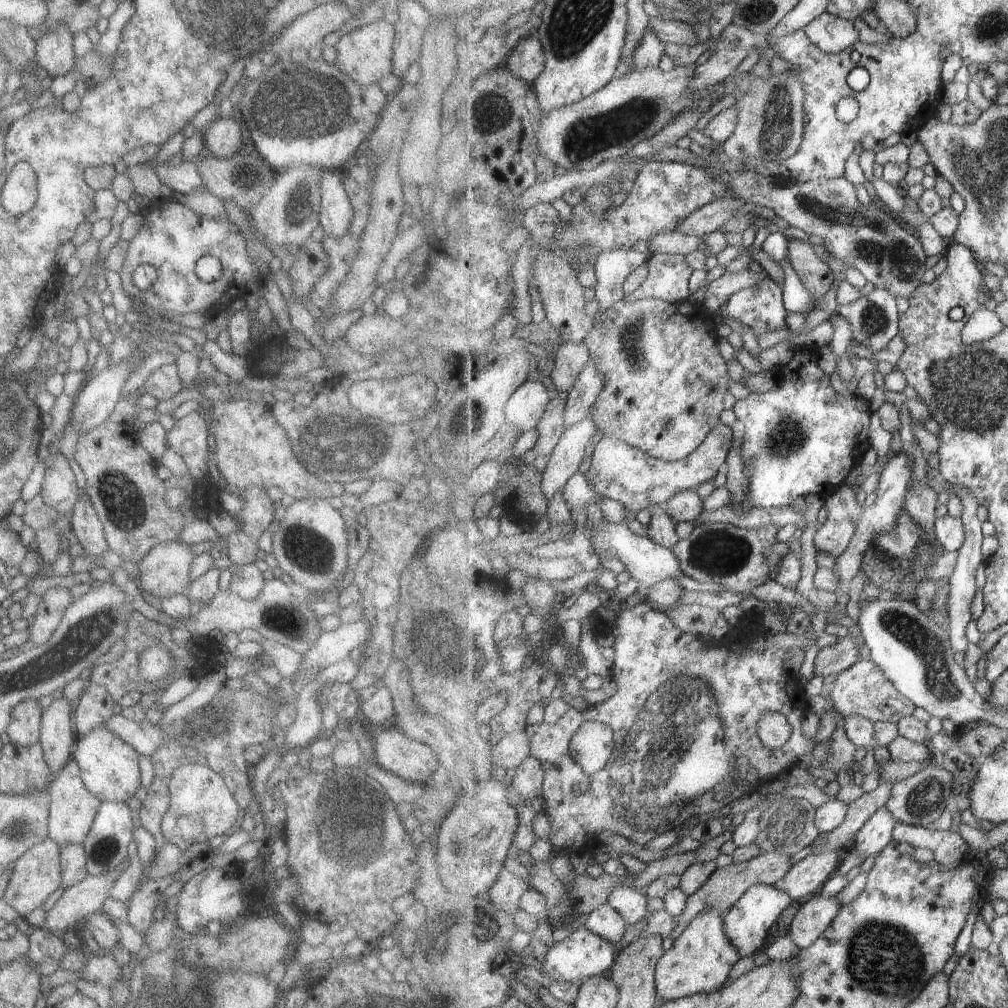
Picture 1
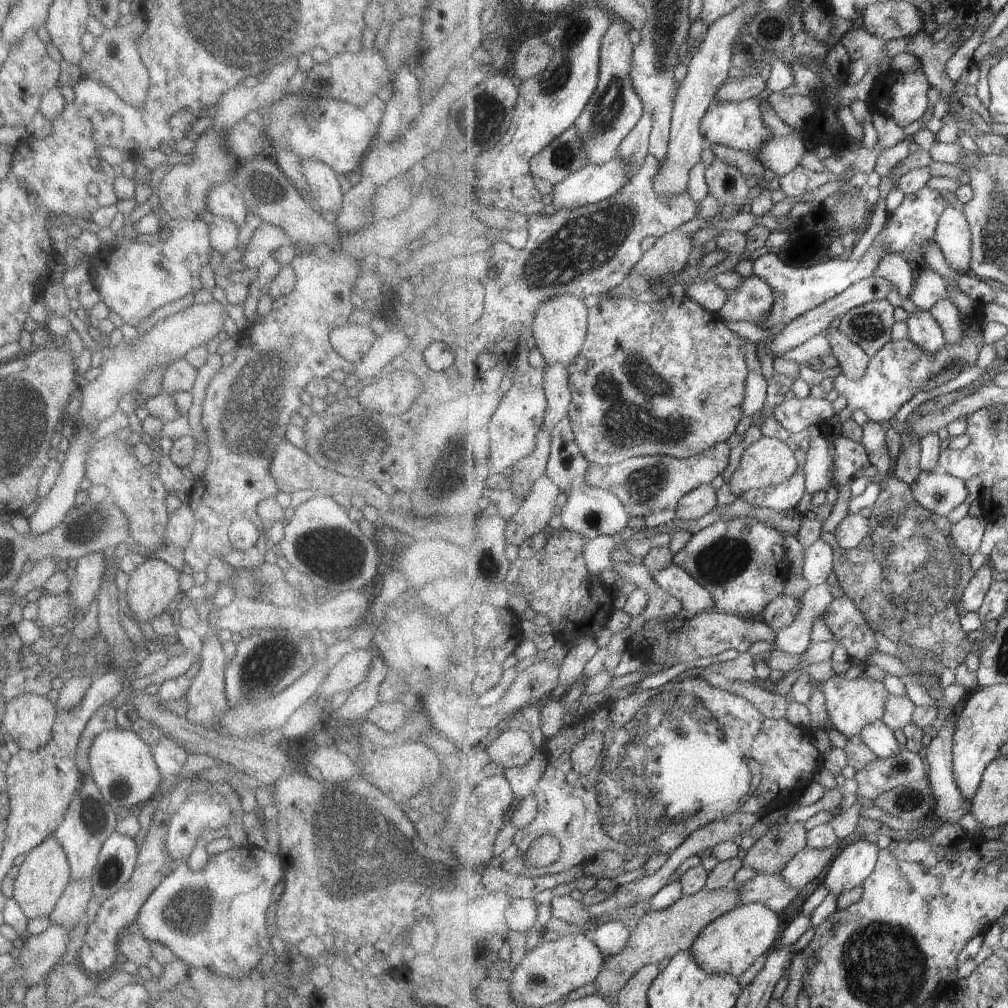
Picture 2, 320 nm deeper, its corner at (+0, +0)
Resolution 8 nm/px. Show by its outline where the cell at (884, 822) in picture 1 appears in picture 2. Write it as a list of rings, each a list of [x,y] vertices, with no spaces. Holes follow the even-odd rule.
[[[849,840],[830,864],[823,884],[836,896],[863,887],[876,869],[880,852],[879,846],[869,840]]]

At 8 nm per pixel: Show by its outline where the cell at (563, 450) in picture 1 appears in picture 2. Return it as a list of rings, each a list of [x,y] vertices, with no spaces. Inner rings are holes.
[[[545,474],[534,486],[523,506],[507,526],[509,545],[521,546],[525,540],[533,538],[538,532],[546,531],[549,520],[559,513],[557,498],[561,488]]]

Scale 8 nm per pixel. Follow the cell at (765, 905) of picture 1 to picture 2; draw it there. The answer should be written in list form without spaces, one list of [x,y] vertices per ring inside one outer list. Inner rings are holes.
[[[761,903],[739,905],[707,925],[690,948],[696,961],[710,973],[732,974],[738,979],[749,967],[779,946],[779,913]]]

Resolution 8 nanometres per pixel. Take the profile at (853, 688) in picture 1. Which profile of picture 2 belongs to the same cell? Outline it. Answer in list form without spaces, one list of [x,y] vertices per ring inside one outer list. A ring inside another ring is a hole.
[[[835,674],[824,682],[821,688],[827,700],[831,727],[846,738],[860,735],[861,730],[882,719],[891,696],[883,682],[877,682],[865,675],[848,680],[843,675]]]

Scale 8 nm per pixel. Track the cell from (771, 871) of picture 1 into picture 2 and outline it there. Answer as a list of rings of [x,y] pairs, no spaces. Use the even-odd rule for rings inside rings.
[[[741,884],[737,889],[717,889],[708,891],[703,889],[694,895],[684,895],[673,906],[663,910],[651,910],[640,920],[632,932],[627,946],[616,955],[606,957],[604,968],[594,984],[596,994],[606,999],[615,999],[620,996],[621,990],[637,974],[639,970],[647,965],[657,965],[665,958],[673,958],[681,951],[689,951],[694,945],[696,938],[700,936],[704,928],[716,921],[722,914],[728,913],[731,909],[740,904]]]

